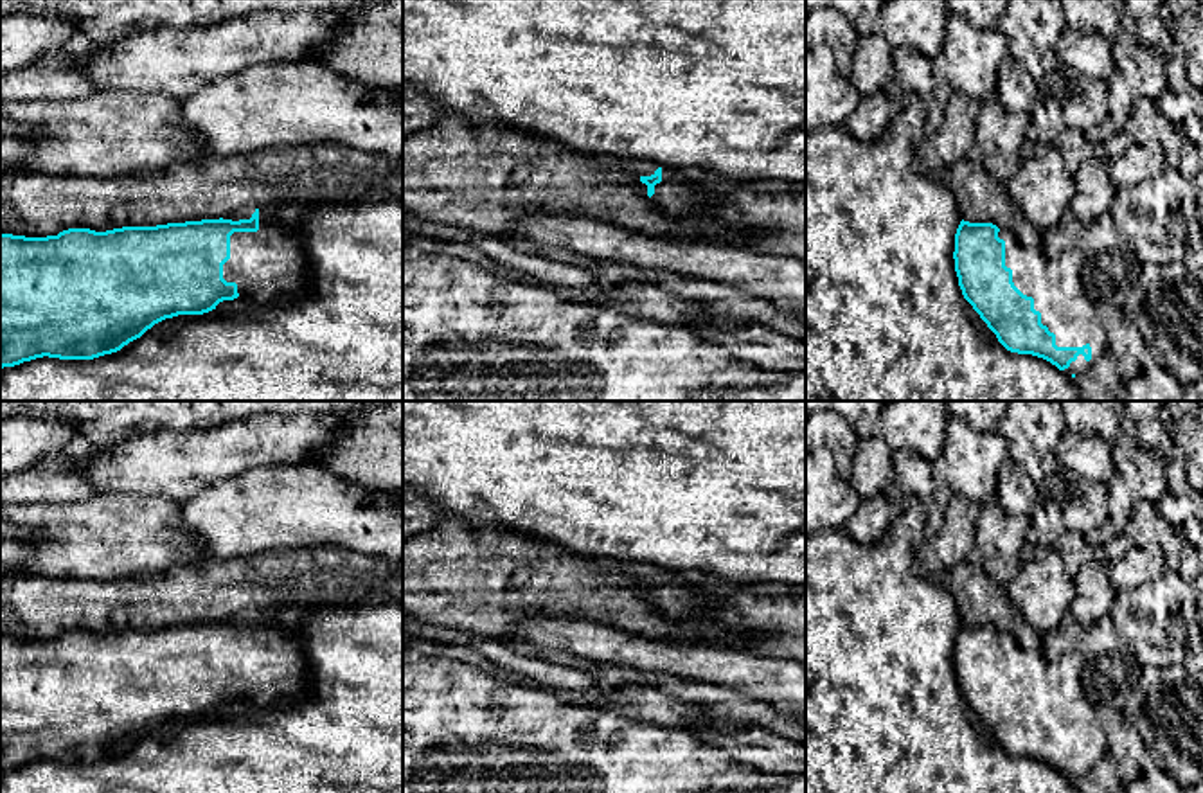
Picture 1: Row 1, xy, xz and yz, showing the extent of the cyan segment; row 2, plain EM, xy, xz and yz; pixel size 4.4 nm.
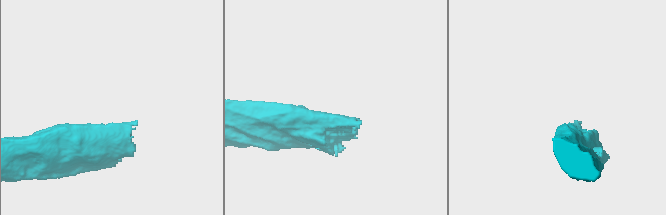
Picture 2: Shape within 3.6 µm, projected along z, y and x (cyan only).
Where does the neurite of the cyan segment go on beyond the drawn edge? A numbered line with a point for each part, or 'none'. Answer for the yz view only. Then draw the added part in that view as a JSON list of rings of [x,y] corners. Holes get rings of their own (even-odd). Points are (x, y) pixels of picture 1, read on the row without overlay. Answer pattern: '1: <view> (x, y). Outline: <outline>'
1: yz (1056, 689). Outline: [[[1000,633],[1005,644],[1005,669],[1012,673],[1014,689],[1034,701],[1041,726],[1056,737],[1057,750],[1092,750],[1092,762],[1083,757],[1063,775],[1081,779],[1108,753],[1106,737],[1097,721],[1097,708],[1088,699],[1081,673],[1084,658],[1079,651],[1050,662],[1041,651],[1025,649],[1016,637]]]

